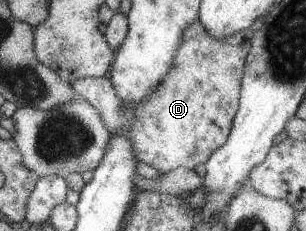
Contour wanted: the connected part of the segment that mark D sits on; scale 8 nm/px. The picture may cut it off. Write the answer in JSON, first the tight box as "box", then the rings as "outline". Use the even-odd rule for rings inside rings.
{"box":[70,18,251,173],"outline":[[[196,18],[183,31],[179,46],[172,56],[172,67],[164,74],[163,80],[148,94],[148,97],[127,113],[120,108],[120,100],[115,94],[109,77],[83,77],[70,83],[76,96],[87,100],[95,110],[100,112],[105,128],[111,133],[125,135],[132,144],[135,160],[149,164],[166,173],[177,166],[193,169],[197,164],[203,164],[209,155],[219,148],[231,130],[232,118],[238,109],[240,97],[240,80],[245,57],[250,49],[251,28],[230,34],[219,41],[214,39],[203,28]]]}

